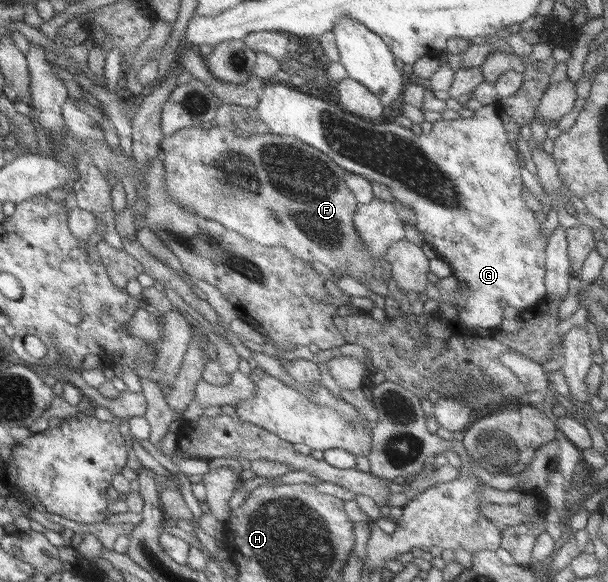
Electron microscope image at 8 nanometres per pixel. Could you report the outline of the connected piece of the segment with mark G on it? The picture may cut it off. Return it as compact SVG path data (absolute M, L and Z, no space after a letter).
M266 82L258 96L258 106L254 109L272 135L292 136L320 150L345 171L388 186L396 202L414 210L414 226L424 235L425 242L436 248L441 259L451 268L451 274L458 280L461 290L467 294L466 302L458 309L457 316L466 328L497 330L503 318L500 300L505 299L507 306L521 312L545 298L548 237L542 236L541 221L536 220L534 212L522 198L522 187L525 186L520 176L520 162L517 152L507 140L496 103L480 106L472 117L438 119L433 122L428 135L416 136L411 129L394 122L354 116L336 106L335 102L303 94L289 84Z

